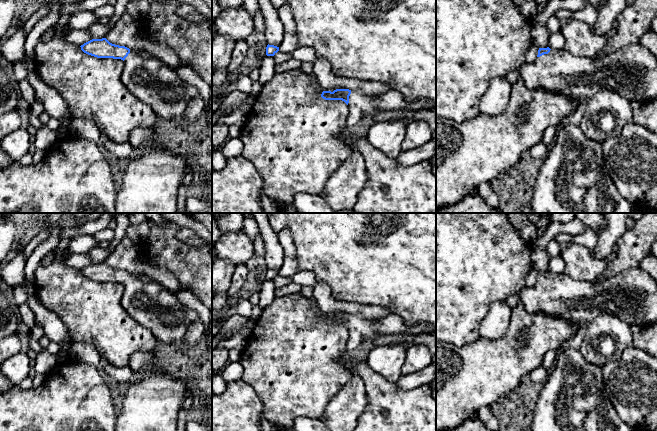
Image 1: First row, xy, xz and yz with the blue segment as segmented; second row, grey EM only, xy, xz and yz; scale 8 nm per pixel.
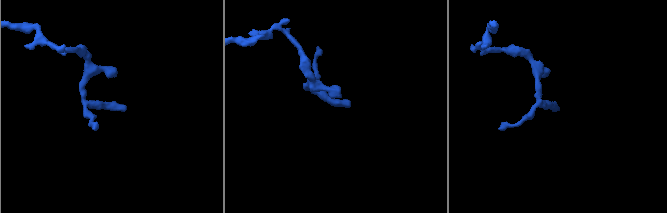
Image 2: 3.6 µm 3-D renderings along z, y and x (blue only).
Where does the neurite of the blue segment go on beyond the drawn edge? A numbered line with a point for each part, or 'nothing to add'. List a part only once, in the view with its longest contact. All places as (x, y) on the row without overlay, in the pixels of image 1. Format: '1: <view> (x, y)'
1: yz (631, 295)

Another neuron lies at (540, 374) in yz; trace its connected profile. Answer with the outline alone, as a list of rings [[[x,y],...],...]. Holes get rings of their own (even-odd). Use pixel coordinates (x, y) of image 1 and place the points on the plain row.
[[[540,366],[534,369],[529,374],[533,382],[543,382],[544,383],[547,380],[548,373],[549,372],[543,366]]]

